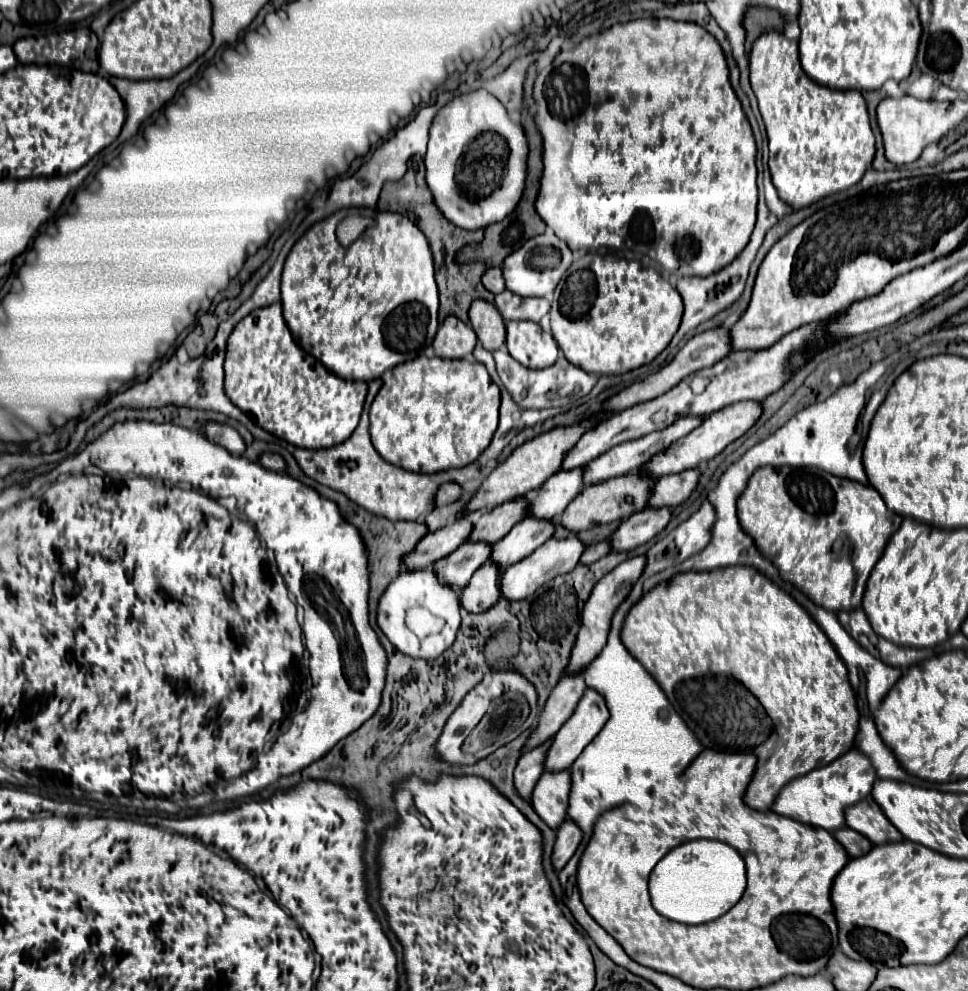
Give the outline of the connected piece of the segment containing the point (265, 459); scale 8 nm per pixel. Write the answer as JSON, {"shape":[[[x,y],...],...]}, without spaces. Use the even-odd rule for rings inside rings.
{"shape":[[[263,453],[259,457],[259,463],[265,467],[265,469],[273,469],[273,471],[285,471],[287,469],[287,463],[281,455],[277,453]]]}

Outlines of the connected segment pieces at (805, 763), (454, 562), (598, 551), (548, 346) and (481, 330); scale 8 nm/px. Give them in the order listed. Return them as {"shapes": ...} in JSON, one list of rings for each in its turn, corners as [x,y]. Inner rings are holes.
{"shapes":[[[[723,567],[713,571],[687,571],[687,573],[673,575],[665,585],[659,583],[631,607],[625,625],[621,629],[621,641],[627,647],[627,651],[655,677],[655,681],[661,685],[667,699],[675,707],[675,711],[683,717],[683,721],[703,743],[703,747],[715,751],[729,751],[729,753],[753,753],[757,757],[757,769],[753,781],[749,783],[743,797],[745,803],[753,809],[769,811],[783,785],[821,765],[829,765],[831,761],[845,755],[855,745],[855,737],[859,729],[859,709],[857,709],[855,691],[849,683],[849,671],[843,659],[839,657],[839,653],[835,651],[835,647],[831,645],[823,629],[815,623],[815,619],[787,591],[779,589],[775,583],[771,583],[763,573],[755,571],[753,567]]],[[[473,541],[473,543],[461,545],[451,555],[439,559],[433,565],[433,569],[449,585],[457,585],[459,589],[465,589],[471,575],[483,563],[489,561],[489,549],[493,549],[493,545],[485,545],[485,541]]],[[[605,539],[605,541],[601,541],[601,543],[589,545],[587,551],[583,553],[581,561],[583,561],[583,563],[593,563],[593,561],[597,561],[597,559],[609,555],[609,553],[611,553],[611,545],[609,545],[609,539]]],[[[533,321],[507,323],[507,349],[513,359],[533,369],[553,365],[553,361],[557,361],[559,355],[559,347],[553,335],[545,333]]],[[[475,299],[469,309],[469,319],[479,343],[487,351],[495,351],[505,343],[505,323],[493,303]]]]}

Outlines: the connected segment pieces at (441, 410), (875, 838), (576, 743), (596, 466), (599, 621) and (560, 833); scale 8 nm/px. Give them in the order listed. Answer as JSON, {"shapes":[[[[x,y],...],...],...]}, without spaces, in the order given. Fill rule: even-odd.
{"shapes":[[[[425,355],[401,363],[389,371],[383,387],[371,405],[371,443],[377,453],[405,471],[437,473],[475,463],[487,449],[499,423],[499,387],[491,381],[485,365],[467,359],[427,359]]],[[[871,795],[865,797],[865,801],[859,801],[857,805],[851,805],[845,811],[845,823],[847,827],[865,835],[873,845],[903,841],[899,829],[891,825],[891,821],[885,817],[885,813]]],[[[591,687],[585,689],[575,713],[567,719],[567,723],[557,731],[553,745],[547,753],[545,769],[561,771],[569,769],[579,753],[593,741],[599,729],[607,723],[609,711],[605,699]]],[[[681,417],[681,421],[677,421],[677,425],[669,425],[669,429],[661,429],[661,433],[649,433],[649,437],[639,437],[637,441],[625,441],[621,445],[615,445],[613,449],[605,451],[601,457],[597,457],[589,465],[585,465],[585,475],[583,475],[585,485],[637,471],[641,465],[645,465],[645,461],[649,461],[649,457],[653,457],[655,453],[661,453],[661,449],[667,449],[673,441],[677,441],[677,439],[689,435],[693,429],[697,429],[697,425],[701,425],[701,421],[703,421],[703,417]]],[[[645,555],[633,557],[633,559],[629,559],[629,561],[623,561],[623,563],[617,565],[613,571],[609,571],[605,577],[601,577],[601,581],[597,581],[597,585],[593,587],[593,593],[591,593],[591,597],[587,599],[585,609],[583,609],[583,625],[581,625],[581,629],[579,629],[577,643],[575,643],[575,647],[573,647],[571,663],[569,663],[569,667],[567,667],[567,673],[587,667],[587,665],[597,657],[597,653],[605,647],[613,613],[617,611],[617,605],[621,605],[621,601],[629,595],[629,589],[633,587],[633,583],[643,575],[645,565],[647,565]]],[[[567,817],[557,829],[557,843],[553,849],[553,865],[557,871],[561,871],[565,863],[573,857],[573,853],[581,845],[581,839],[583,839],[581,827]]]]}

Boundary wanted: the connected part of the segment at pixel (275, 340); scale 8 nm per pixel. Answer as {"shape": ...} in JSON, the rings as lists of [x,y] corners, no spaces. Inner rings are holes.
{"shape":[[[273,303],[269,307],[255,309],[245,319],[241,319],[239,325],[233,329],[227,341],[227,355],[225,355],[225,393],[243,413],[253,417],[253,421],[267,433],[273,433],[297,447],[307,447],[307,449],[333,447],[345,441],[357,427],[367,395],[367,383],[345,381],[331,373],[323,373],[325,377],[321,377],[321,373],[315,373],[319,371],[315,363],[319,361],[315,357],[309,357],[309,353],[305,353],[301,345],[293,341],[293,335],[283,319],[281,303]]]}

